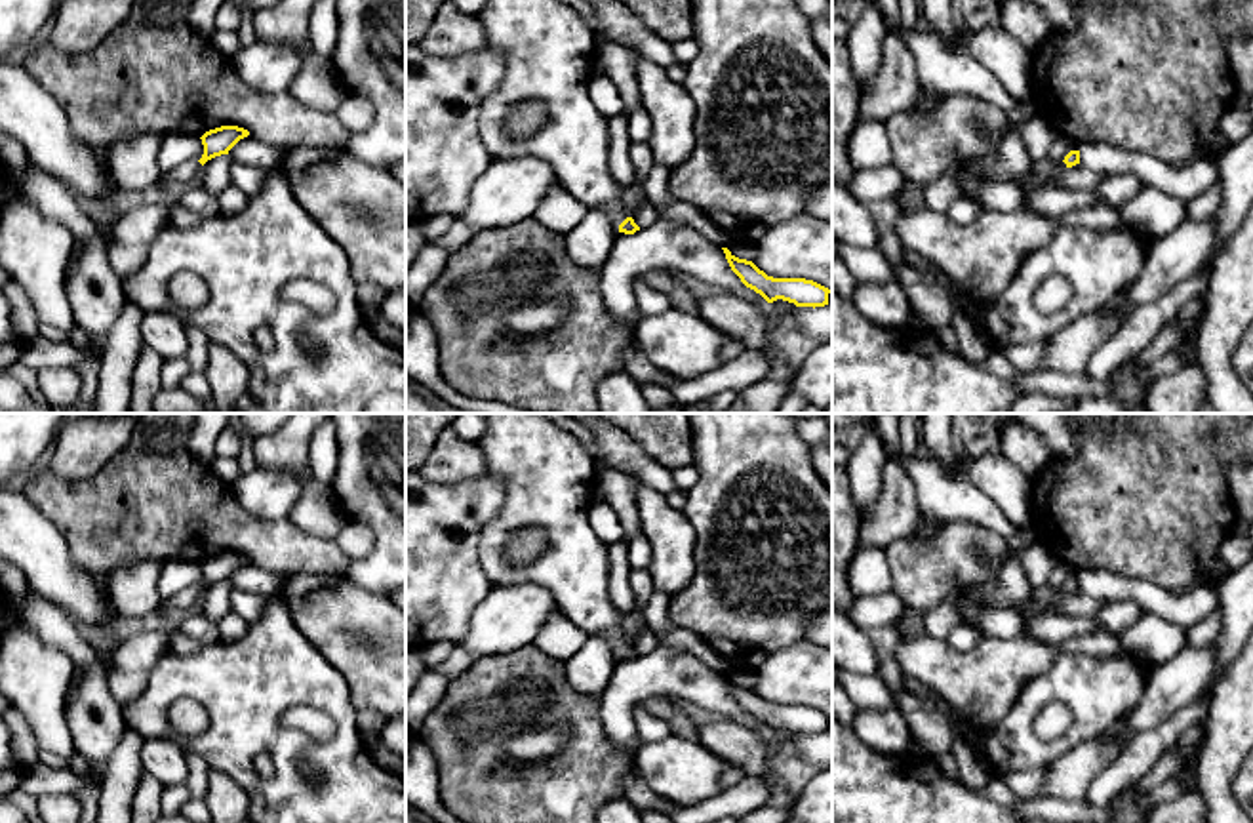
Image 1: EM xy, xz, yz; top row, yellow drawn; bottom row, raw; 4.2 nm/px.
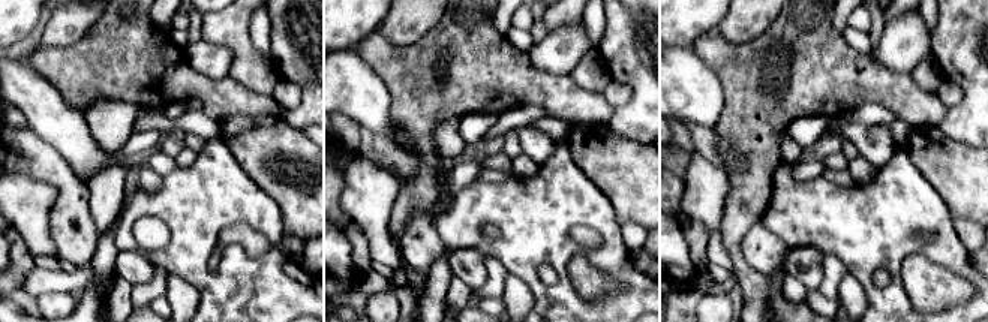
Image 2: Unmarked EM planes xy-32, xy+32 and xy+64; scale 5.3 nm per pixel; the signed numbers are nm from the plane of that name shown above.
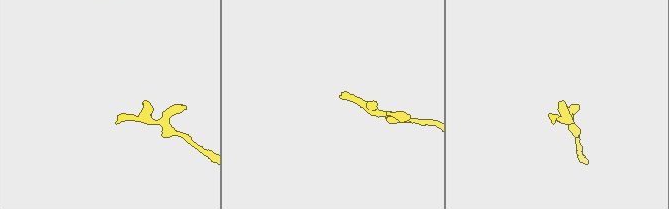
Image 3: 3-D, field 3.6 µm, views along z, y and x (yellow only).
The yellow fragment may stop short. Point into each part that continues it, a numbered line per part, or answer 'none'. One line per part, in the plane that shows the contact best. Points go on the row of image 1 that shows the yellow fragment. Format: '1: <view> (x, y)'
1: xz (616, 210)

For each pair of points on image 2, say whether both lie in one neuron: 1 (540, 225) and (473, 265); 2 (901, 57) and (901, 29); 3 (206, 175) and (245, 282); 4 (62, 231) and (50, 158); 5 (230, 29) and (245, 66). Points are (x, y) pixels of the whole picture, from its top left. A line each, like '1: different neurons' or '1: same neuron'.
1: different neurons
2: same neuron
3: same neuron
4: same neuron
5: same neuron

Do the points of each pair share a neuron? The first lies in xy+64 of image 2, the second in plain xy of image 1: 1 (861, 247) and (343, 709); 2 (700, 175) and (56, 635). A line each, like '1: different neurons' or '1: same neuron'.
1: same neuron
2: different neurons

